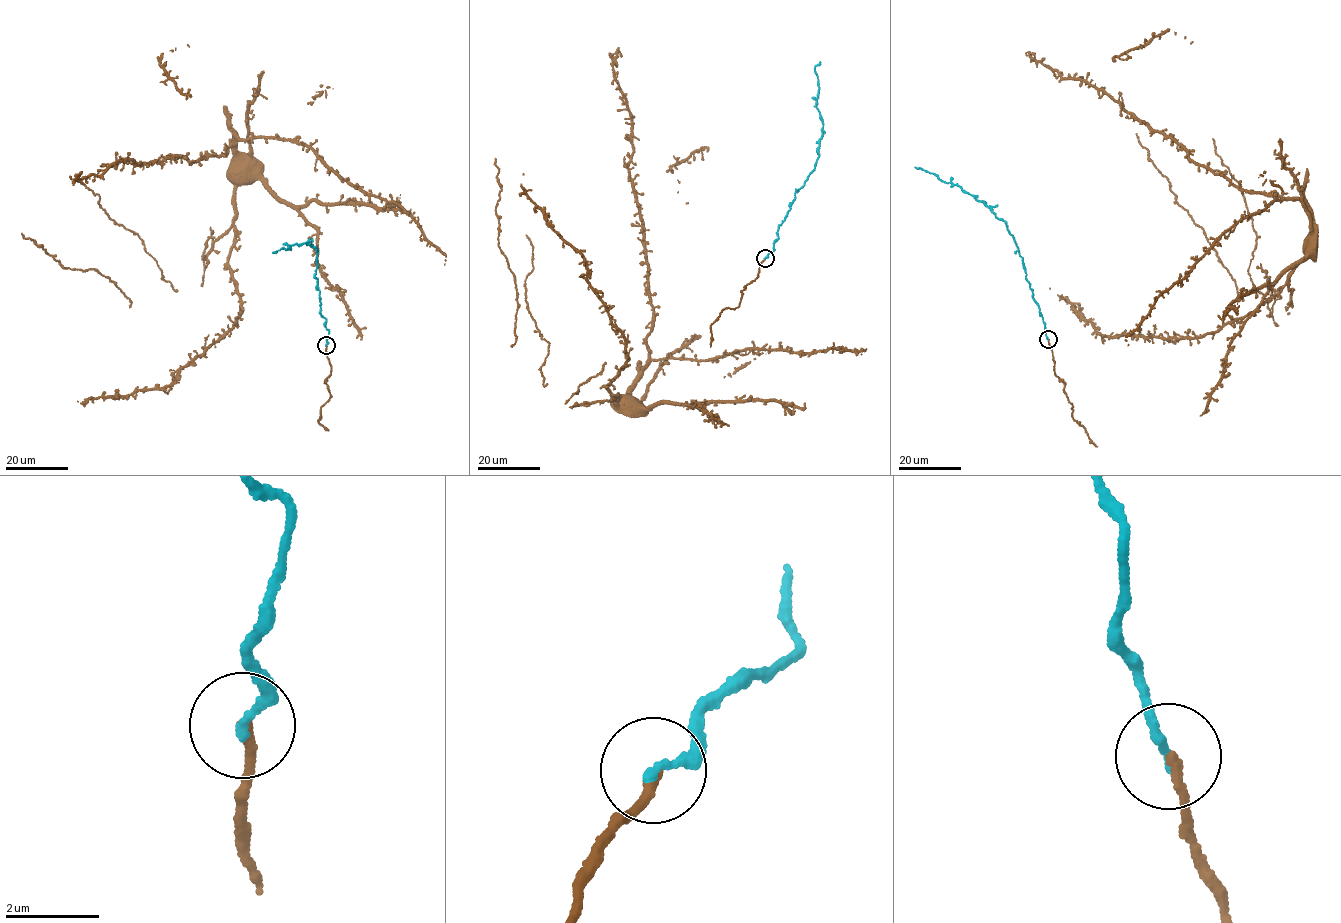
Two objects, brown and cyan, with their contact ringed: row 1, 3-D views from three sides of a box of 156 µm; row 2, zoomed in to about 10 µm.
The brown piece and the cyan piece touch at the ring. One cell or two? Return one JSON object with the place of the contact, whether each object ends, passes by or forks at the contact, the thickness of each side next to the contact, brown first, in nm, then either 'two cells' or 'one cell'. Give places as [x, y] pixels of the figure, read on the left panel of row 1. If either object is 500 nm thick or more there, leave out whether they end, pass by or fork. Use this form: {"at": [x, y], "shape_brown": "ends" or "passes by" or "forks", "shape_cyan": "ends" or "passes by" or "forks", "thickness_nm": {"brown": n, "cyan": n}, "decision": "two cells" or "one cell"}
{"at": [326, 345], "shape_brown": "ends", "shape_cyan": "ends", "thickness_nm": {"brown": 220, "cyan": 200}, "decision": "one cell"}

